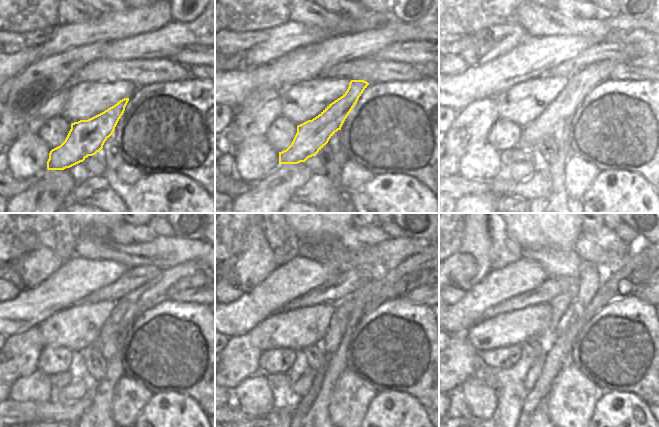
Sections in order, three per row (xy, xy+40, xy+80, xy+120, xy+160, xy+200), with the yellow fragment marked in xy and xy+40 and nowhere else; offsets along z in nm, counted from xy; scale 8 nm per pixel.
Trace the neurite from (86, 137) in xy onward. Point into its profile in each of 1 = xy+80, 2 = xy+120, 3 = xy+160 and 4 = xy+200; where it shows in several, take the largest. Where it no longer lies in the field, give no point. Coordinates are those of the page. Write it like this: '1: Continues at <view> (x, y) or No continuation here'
1: Continues at xy+80 (581, 82)
2: Continues at xy+120 (129, 308)
3: Continues at xy+160 (352, 307)
4: Continues at xy+200 (593, 299)

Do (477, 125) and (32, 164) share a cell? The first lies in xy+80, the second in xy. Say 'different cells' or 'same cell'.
different cells

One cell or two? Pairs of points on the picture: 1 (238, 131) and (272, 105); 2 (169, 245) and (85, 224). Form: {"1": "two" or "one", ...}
{"1": "one", "2": "two"}

